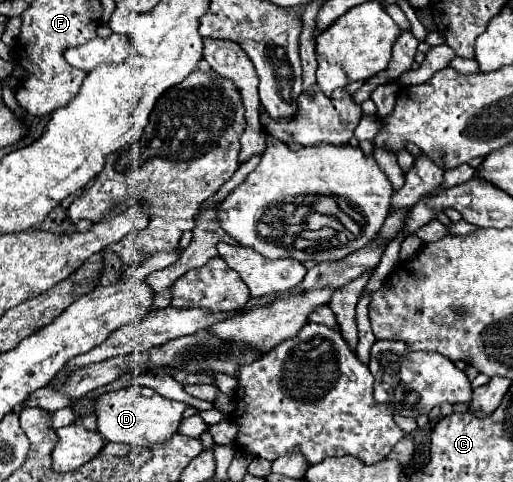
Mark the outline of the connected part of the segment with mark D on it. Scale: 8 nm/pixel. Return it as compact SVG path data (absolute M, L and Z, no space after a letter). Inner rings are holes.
M125 387L119 391L103 393L97 405L99 433L111 443L125 443L137 447L163 445L177 433L185 407L185 403L161 397L149 387Z

